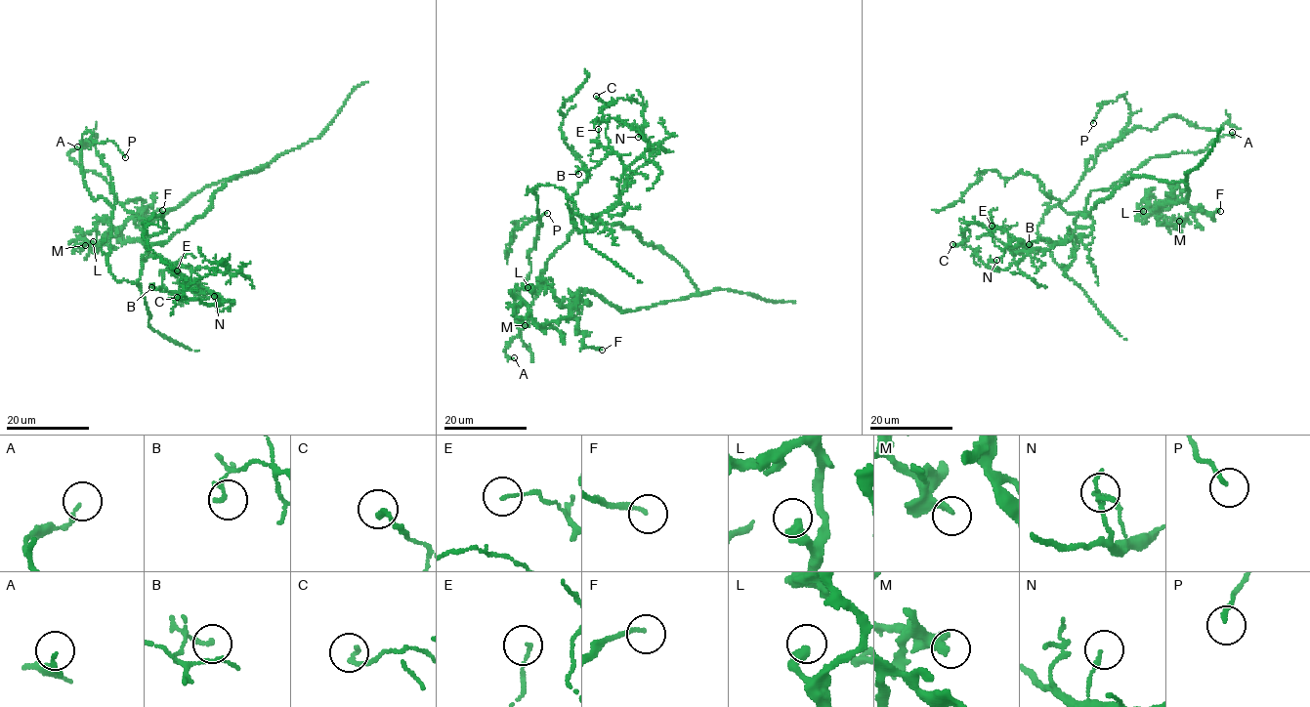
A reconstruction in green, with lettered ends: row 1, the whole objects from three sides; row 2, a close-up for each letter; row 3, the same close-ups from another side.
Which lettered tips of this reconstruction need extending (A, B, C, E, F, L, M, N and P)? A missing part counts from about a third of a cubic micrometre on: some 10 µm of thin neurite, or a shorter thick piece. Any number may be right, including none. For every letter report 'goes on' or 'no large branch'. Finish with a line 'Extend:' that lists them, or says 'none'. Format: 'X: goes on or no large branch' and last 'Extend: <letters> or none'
A: no large branch
B: no large branch
C: no large branch
E: no large branch
F: no large branch
L: no large branch
M: no large branch
N: no large branch
P: no large branch
Extend: none

